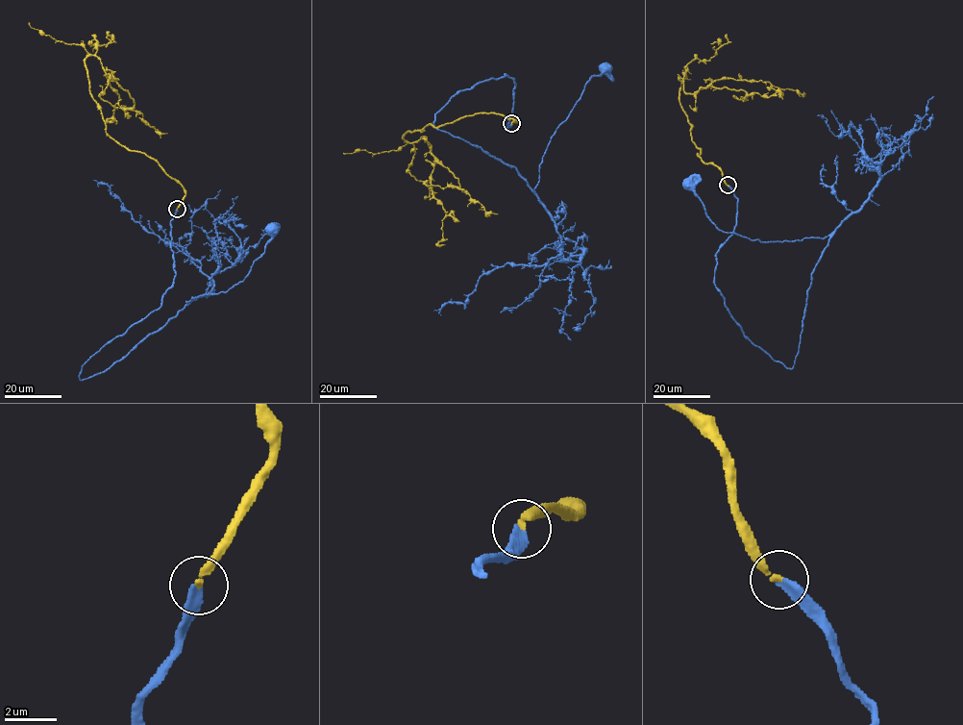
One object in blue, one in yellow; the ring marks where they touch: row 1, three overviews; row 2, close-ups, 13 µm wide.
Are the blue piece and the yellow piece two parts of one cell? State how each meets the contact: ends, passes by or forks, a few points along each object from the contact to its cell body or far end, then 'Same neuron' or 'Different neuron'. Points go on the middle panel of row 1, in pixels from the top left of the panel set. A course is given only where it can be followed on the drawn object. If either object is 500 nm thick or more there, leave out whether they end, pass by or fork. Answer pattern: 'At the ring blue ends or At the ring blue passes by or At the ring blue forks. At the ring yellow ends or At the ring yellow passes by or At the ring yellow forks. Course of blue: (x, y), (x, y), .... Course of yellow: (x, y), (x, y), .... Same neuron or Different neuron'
At the ring blue ends. At the ring yellow ends. Course of blue: (510, 123), (515, 86), (506, 74), (462, 90), (433, 123), (515, 167), (536, 194), (550, 137), (604, 67). Course of yellow: (511, 123), (485, 112), (403, 137), (426, 137), (434, 158), (445, 244). Same neuron

